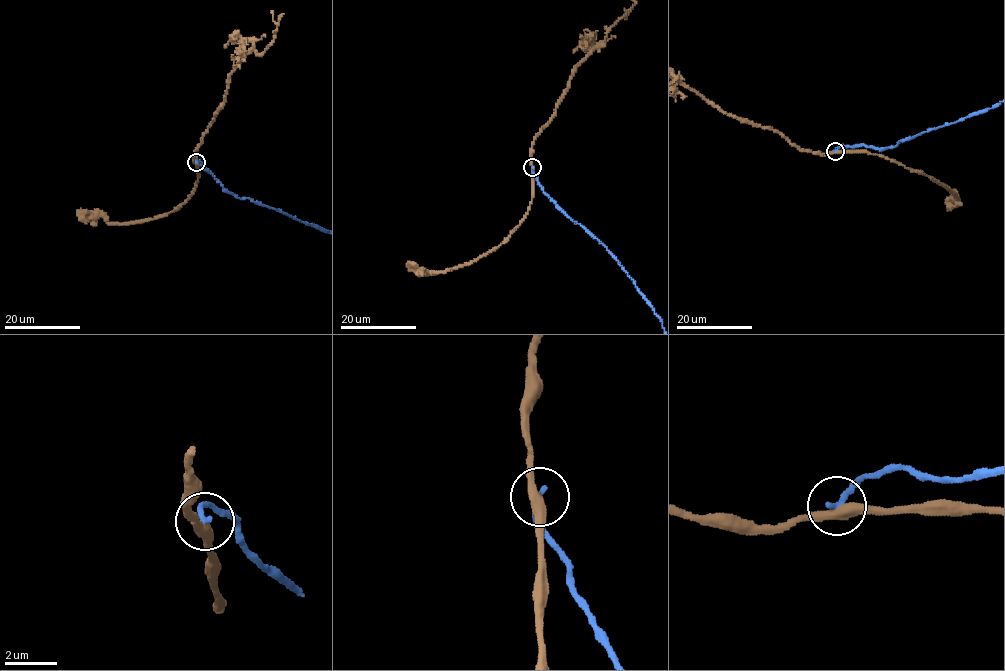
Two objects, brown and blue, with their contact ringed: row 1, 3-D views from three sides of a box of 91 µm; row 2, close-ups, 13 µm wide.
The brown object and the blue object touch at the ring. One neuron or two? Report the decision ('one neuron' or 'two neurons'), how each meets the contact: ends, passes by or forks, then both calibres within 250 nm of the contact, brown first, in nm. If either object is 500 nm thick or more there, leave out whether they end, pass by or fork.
two neurons; brown passes by; blue ends there; 400 nm thick on the brown side, 240 nm on the other

